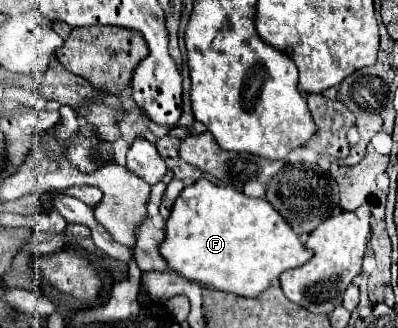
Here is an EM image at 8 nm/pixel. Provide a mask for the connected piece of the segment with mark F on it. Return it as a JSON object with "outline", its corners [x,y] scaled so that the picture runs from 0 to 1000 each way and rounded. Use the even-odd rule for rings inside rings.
{"outline":[[[505,543],[465,567],[440,610],[405,774],[425,817],[505,872],[595,902],[651,902],[706,829],[781,793],[786,762],[766,756],[751,720],[671,610],[631,604],[590,573],[545,567]]]}

